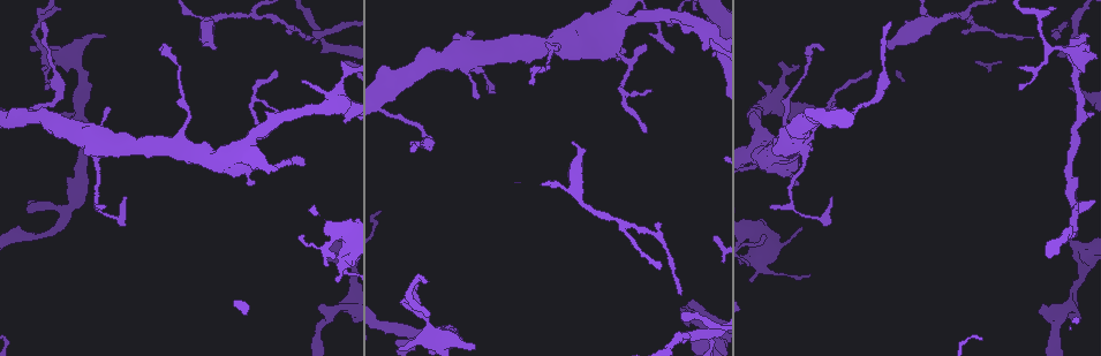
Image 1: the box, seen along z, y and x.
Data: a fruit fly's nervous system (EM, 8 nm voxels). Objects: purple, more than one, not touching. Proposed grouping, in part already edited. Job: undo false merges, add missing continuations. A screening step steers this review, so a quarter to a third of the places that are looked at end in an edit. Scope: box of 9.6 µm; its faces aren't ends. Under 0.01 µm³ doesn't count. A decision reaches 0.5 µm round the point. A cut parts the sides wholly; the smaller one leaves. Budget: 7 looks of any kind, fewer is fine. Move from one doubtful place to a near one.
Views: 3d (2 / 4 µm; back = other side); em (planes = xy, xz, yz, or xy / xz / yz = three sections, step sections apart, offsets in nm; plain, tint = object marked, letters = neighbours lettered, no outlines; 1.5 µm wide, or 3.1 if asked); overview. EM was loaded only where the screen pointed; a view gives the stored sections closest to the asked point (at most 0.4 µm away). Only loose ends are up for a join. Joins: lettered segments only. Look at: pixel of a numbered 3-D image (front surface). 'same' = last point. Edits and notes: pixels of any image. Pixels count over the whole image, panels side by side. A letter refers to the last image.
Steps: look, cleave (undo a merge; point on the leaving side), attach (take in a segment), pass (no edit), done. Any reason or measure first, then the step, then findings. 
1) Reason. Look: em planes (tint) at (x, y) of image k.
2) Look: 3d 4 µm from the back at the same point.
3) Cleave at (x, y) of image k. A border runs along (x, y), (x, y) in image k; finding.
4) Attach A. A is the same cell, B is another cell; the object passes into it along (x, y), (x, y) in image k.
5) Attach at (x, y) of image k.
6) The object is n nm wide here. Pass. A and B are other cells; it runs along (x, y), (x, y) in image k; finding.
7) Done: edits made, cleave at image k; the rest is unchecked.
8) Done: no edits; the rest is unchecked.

Thin end. Look: em xz step 8 (plain) at (302, 235) of image 1.

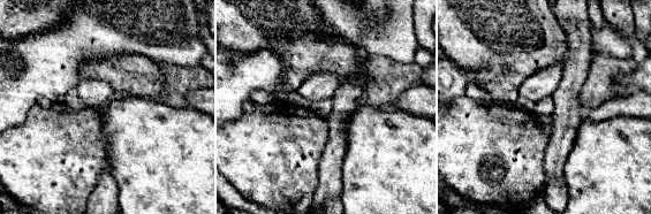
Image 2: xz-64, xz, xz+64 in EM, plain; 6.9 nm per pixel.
Look: em xz step 8 (letters) at the same point.

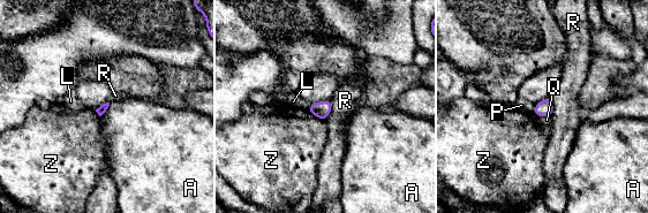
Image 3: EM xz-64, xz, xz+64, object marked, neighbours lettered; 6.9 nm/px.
Pass. A, L, P, Q, R and Z are other cells; a border runs along (110, 103), (100, 116) in image 3; no lettered segment goes on from it.

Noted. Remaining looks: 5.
Branch stops here. Look: em xz step 8 (letters) at (646, 133) of image 1.

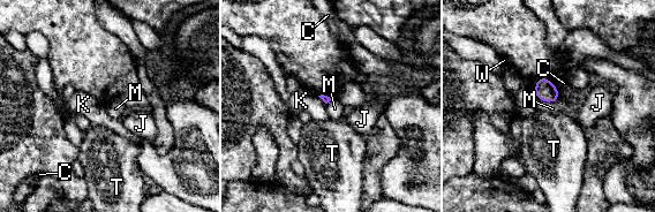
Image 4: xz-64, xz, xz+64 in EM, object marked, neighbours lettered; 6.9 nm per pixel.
Cut it another way. Look: em planes (letters) at the same point.

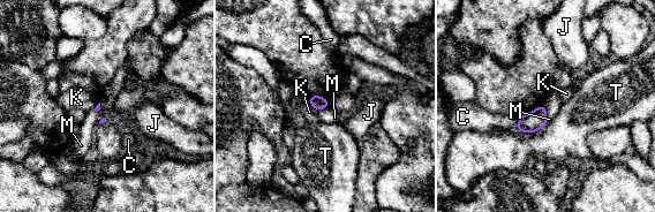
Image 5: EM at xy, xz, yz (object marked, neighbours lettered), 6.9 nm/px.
Pass. C, J, K, M and T are other cells; a border runs along (543, 103), (548, 120) in image 5; none of them fits.

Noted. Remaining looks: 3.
Free end. Look: em yz step 8 (tint) at (322, 305) of image 1.

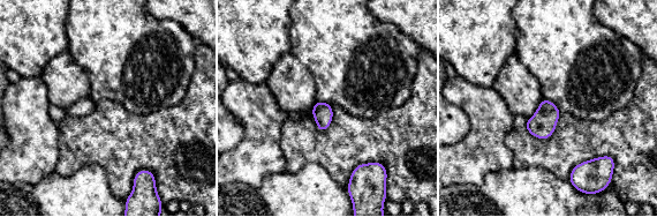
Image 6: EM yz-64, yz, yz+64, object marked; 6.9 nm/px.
Look: em yz step 8 (letters) at the same point.

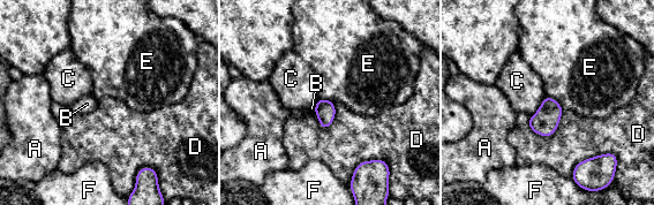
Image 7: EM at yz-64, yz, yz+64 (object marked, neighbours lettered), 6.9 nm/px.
Pass. A, B, C, D, E and F are other cells; none of them fits.

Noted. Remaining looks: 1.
Done: no edits; the rest is unchecked.

